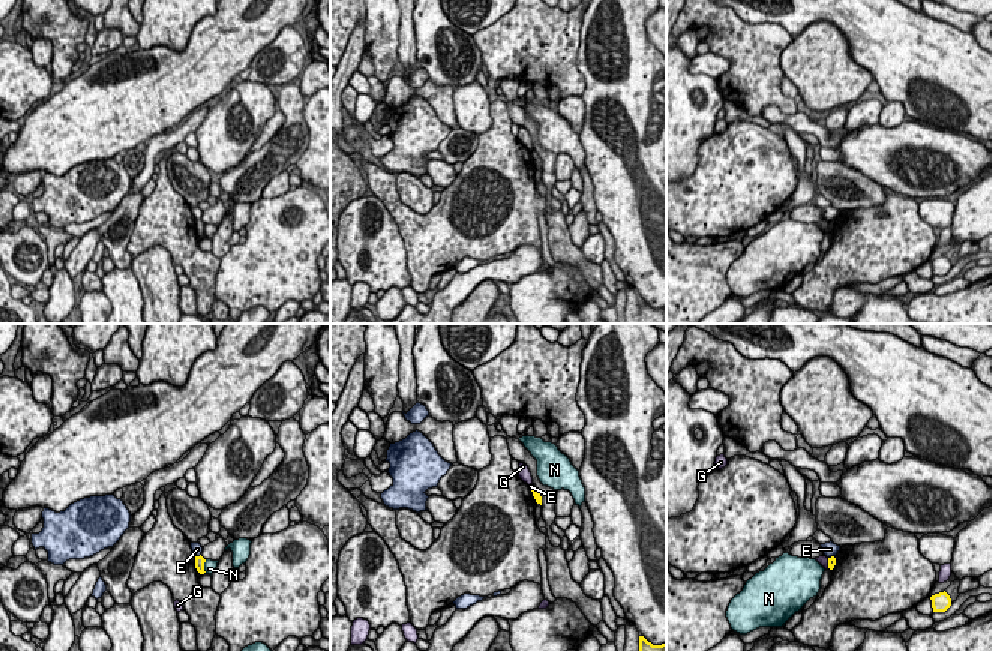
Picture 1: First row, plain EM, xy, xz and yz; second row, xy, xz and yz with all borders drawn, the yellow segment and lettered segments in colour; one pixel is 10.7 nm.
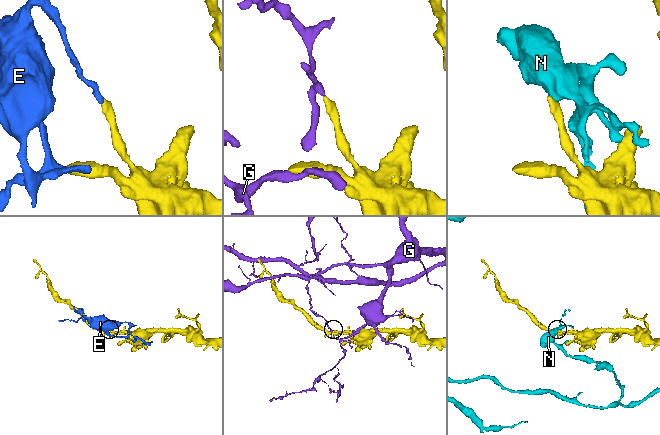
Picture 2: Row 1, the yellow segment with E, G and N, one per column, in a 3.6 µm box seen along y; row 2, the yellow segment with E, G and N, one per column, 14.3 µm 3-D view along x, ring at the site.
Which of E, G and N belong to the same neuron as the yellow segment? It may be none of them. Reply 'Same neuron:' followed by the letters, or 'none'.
Same neuron: none

